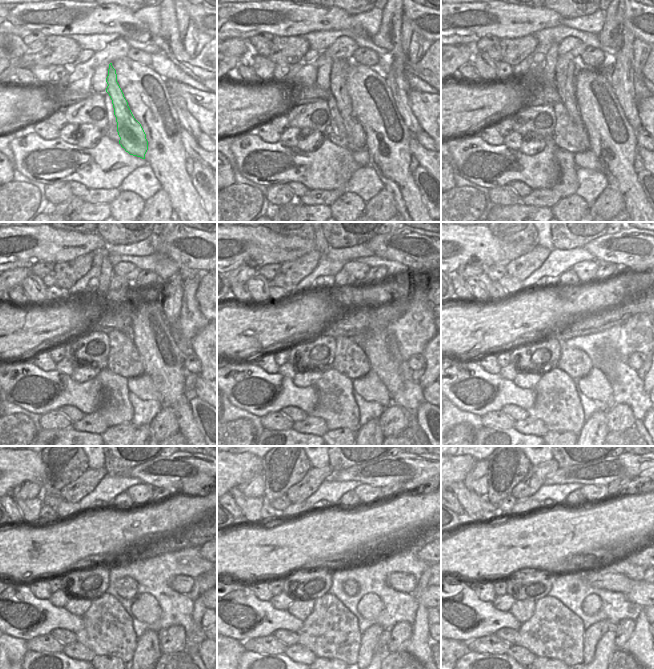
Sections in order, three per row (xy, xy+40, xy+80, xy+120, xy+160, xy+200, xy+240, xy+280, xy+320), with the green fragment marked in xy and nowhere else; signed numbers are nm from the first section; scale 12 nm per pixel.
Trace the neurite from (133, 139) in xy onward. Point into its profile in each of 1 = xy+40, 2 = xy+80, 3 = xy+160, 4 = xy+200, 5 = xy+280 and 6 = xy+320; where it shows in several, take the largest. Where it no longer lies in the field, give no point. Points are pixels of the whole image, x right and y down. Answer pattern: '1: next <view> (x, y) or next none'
1: next xy+40 (356, 135)
2: next xy+80 (565, 74)
3: next xy+160 (343, 278)
4: next xy+200 (569, 277)
5: next xy+280 (350, 499)
6: next xy+320 (575, 498)

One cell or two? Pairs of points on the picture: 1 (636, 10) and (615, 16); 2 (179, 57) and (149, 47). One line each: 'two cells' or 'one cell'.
1: two cells
2: two cells

